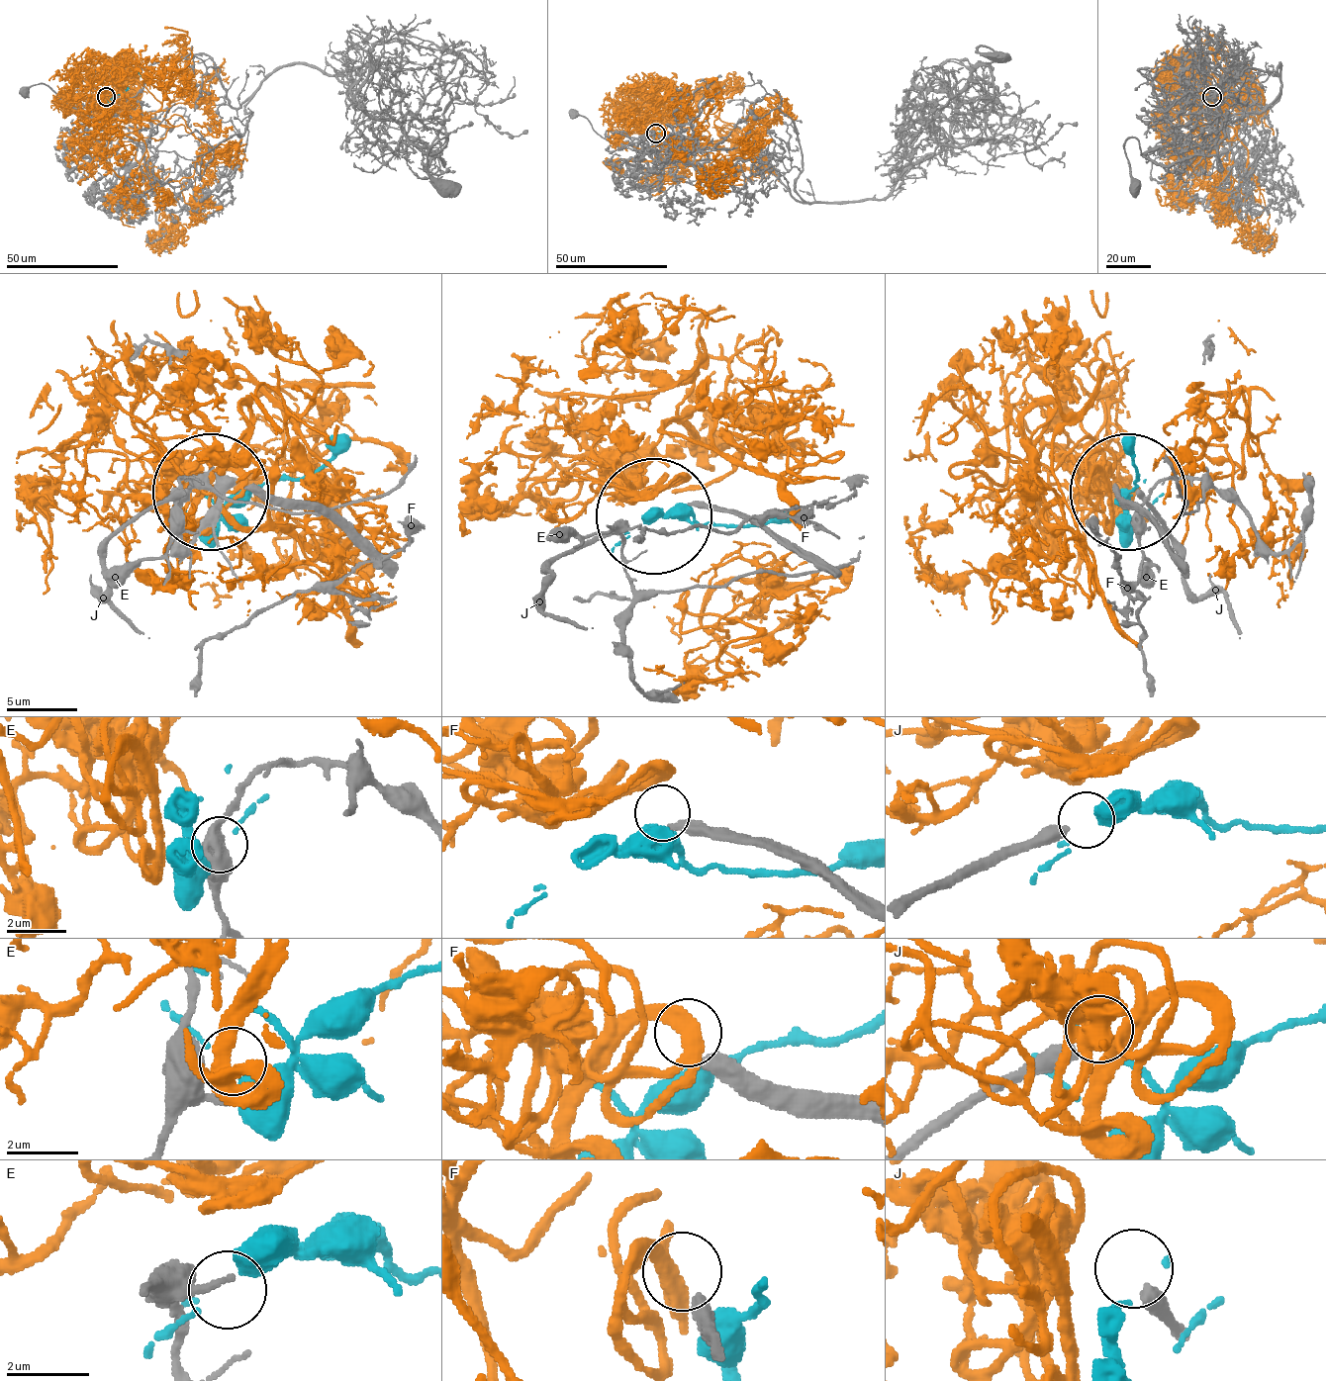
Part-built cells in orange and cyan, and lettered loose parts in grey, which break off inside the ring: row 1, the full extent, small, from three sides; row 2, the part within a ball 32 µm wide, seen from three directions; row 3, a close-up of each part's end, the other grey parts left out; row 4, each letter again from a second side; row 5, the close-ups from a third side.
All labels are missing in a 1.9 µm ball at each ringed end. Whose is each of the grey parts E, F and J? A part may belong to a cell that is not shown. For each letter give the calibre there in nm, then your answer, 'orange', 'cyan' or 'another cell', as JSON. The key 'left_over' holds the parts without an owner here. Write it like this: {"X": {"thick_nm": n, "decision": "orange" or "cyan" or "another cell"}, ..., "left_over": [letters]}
{"E": {"thick_nm": 440, "decision": "cyan"}, "F": {"thick_nm": 420, "decision": "another cell"}, "J": {"thick_nm": 460, "decision": "another cell"}, "left_over": ["F", "J"]}

